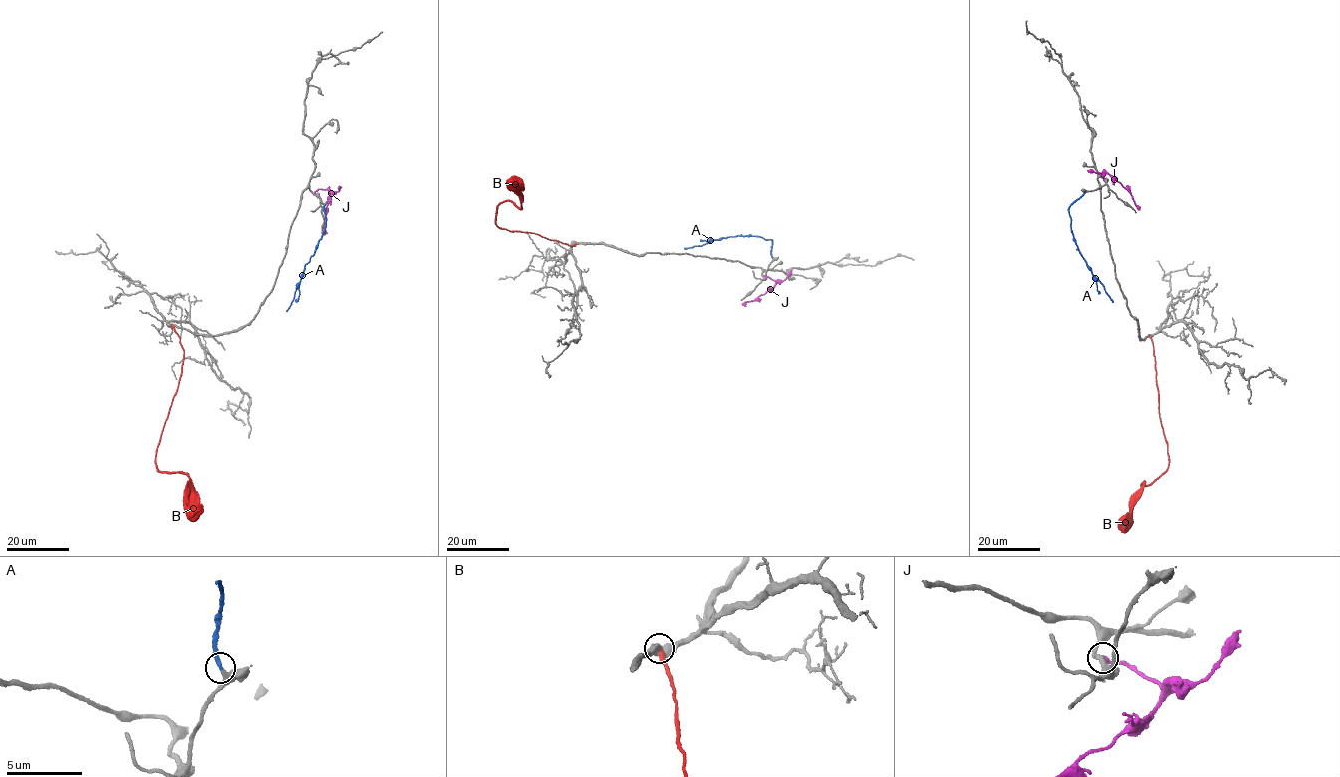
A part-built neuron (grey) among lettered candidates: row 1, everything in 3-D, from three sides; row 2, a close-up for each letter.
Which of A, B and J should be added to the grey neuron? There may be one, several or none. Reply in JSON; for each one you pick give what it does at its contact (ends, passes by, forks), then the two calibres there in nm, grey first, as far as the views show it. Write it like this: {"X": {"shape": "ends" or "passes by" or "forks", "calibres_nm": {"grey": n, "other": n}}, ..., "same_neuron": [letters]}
{"A": {"shape": "ends", "calibres_nm": {"grey": 280, "other": 260}}, "same_neuron": ["A"]}

